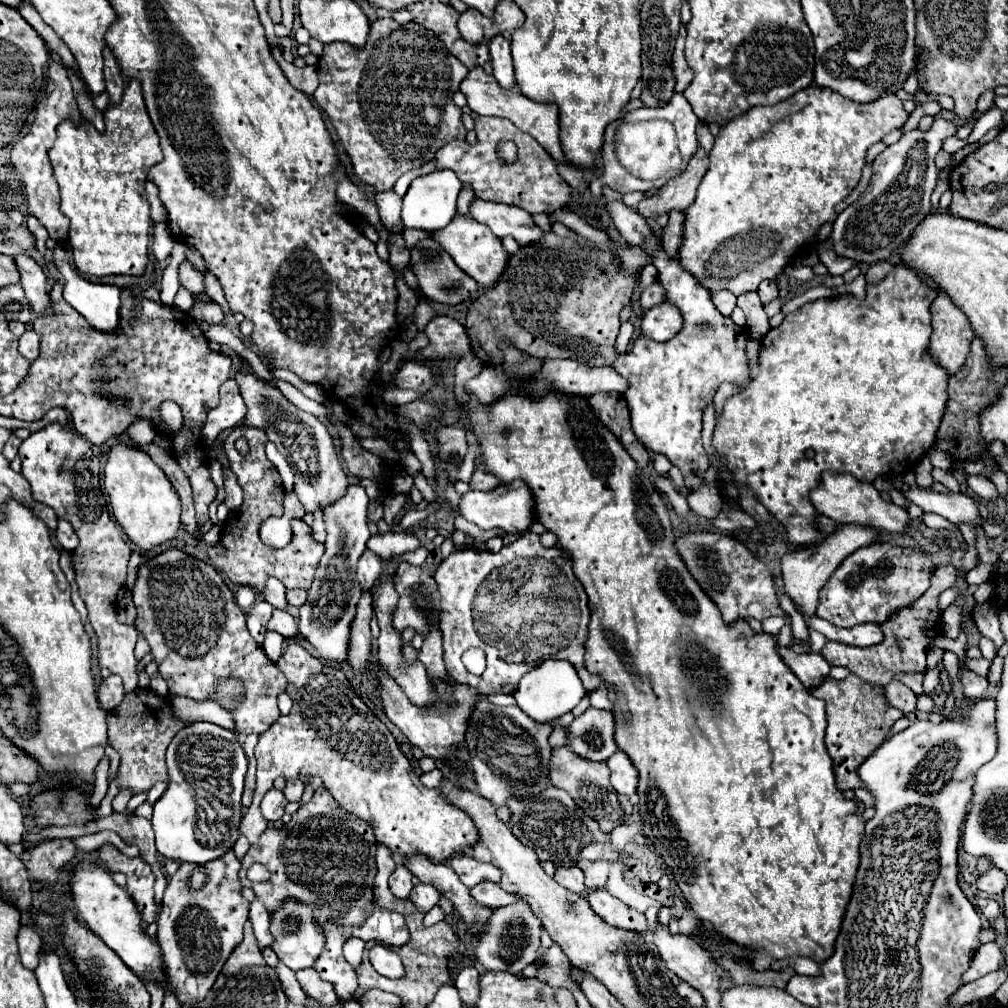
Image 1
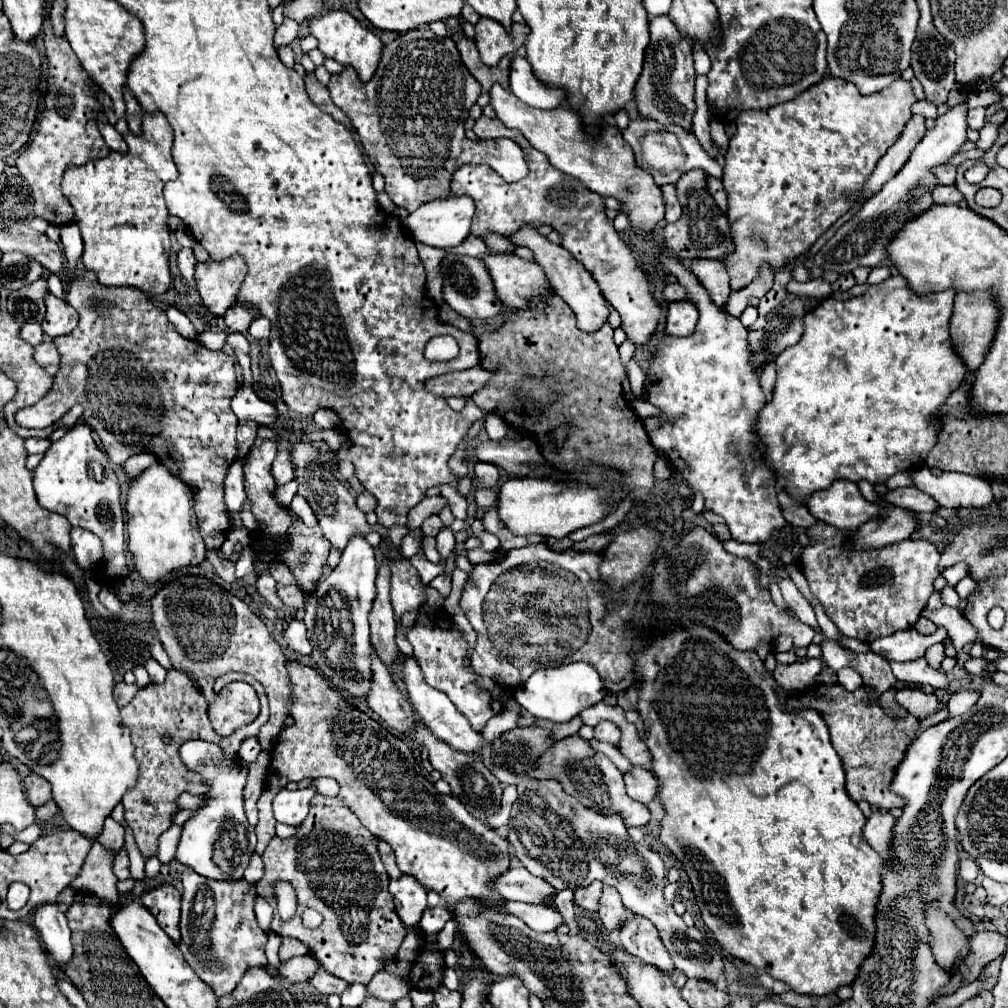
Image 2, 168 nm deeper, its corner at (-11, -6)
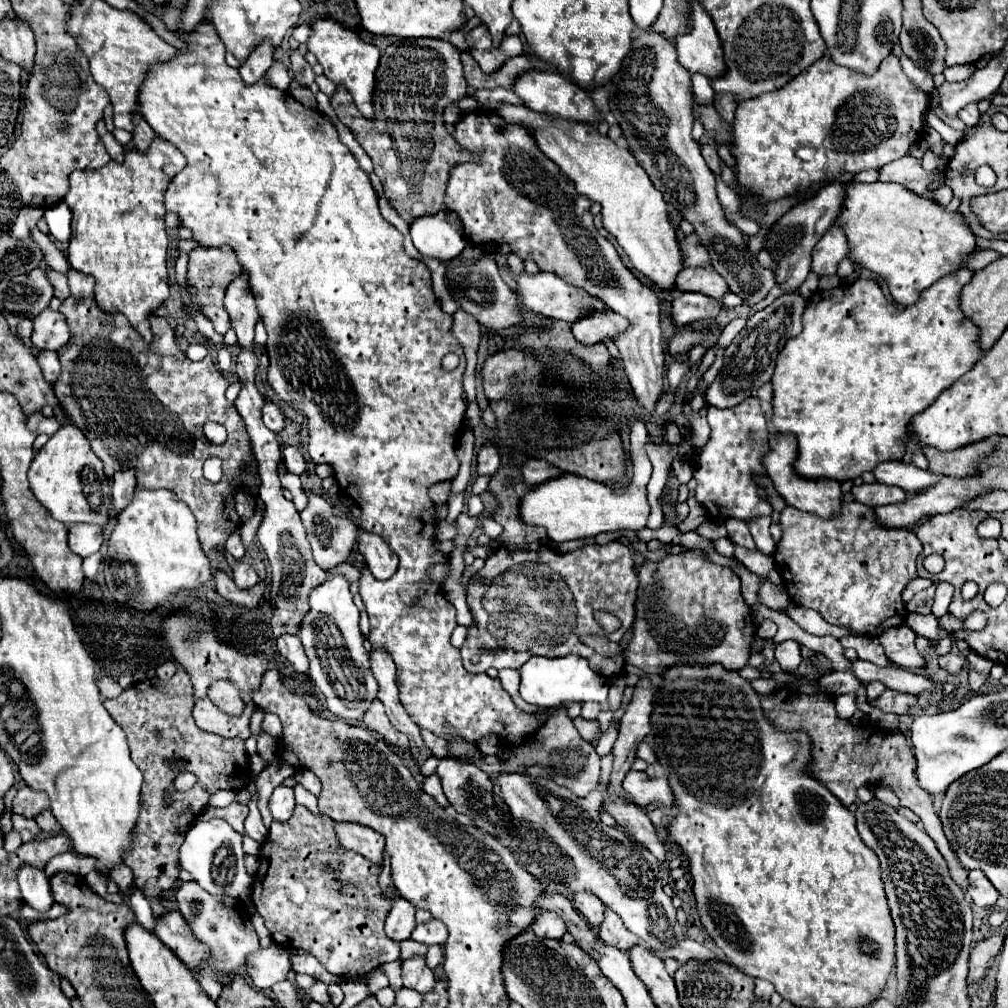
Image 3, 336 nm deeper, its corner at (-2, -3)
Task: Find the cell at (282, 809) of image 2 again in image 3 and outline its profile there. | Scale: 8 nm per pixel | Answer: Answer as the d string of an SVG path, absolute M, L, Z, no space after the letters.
M279 785L275 787L271 801L269 801L269 809L273 813L273 819L277 821L287 821L293 815L293 807L295 807L295 797L293 797L293 789Z

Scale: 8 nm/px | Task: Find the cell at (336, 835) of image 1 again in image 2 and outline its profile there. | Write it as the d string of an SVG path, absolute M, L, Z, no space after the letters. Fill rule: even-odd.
M316 794L300 830L286 840L274 836L262 860L266 868L264 876L256 882L258 896L274 906L274 880L290 882L298 894L296 916L288 922L274 916L272 930L304 942L326 972L354 984L358 976L374 976L382 968L382 958L396 956L408 928L402 926L394 910L394 900L388 892L390 876L378 854L378 838L360 824L352 810L346 810L342 798ZM304 908L314 908L322 914L324 920L318 928L310 930L302 924Z

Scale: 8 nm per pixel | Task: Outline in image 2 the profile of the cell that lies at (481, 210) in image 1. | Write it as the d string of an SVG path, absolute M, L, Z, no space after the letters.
M534 224L522 226L514 234L510 234L508 240L512 240L516 246L526 246L526 248L532 250L534 260L542 266L542 270L544 270L546 278L550 280L552 288L556 290L556 294L560 294L568 302L568 306L574 310L580 330L594 332L608 320L610 312L608 312L608 308L604 304L604 298L602 298L602 292L600 292L598 284L594 282L592 274L578 260L574 260L572 254L568 254L568 250L564 250L560 244L552 244L546 236L542 236L538 232L538 228Z

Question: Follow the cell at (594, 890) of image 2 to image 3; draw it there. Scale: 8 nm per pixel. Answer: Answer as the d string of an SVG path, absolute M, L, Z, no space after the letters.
M577 893L573 899L573 907L587 919L591 927L601 927L605 919L605 905L591 893Z

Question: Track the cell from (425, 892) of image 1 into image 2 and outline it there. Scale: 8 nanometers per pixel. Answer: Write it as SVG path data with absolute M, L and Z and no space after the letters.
M444 906L426 908L422 914L422 920L420 920L420 926L426 934L434 934L434 932L440 932L450 918L452 918L452 914Z

